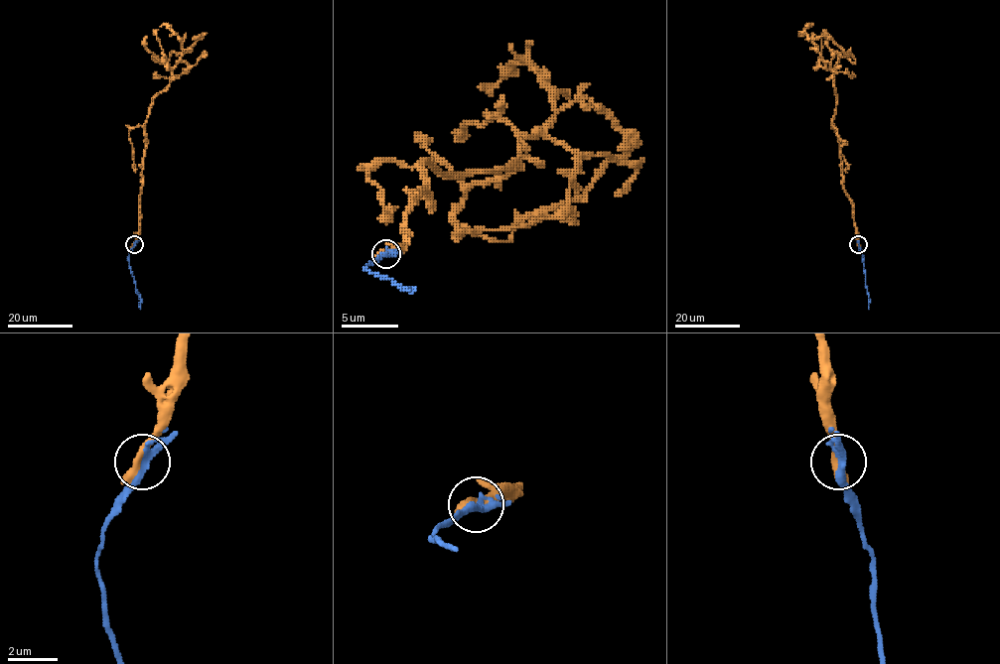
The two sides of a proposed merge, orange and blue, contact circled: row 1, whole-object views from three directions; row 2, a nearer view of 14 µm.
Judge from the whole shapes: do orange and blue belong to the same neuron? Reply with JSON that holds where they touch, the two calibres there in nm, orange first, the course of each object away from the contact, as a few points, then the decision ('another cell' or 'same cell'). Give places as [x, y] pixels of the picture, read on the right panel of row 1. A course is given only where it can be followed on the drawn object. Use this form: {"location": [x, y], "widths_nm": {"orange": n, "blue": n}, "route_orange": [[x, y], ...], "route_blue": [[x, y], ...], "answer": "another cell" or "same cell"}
{"location": [858, 244], "widths_nm": {"orange": 480, "blue": 280}, "route_orange": [[858, 244], [843, 184], [842, 140], [832, 120], [833, 68], [841, 57], [855, 59], [829, 36], [814, 38]], "route_blue": [[858, 244], [869, 309]], "answer": "another cell"}

